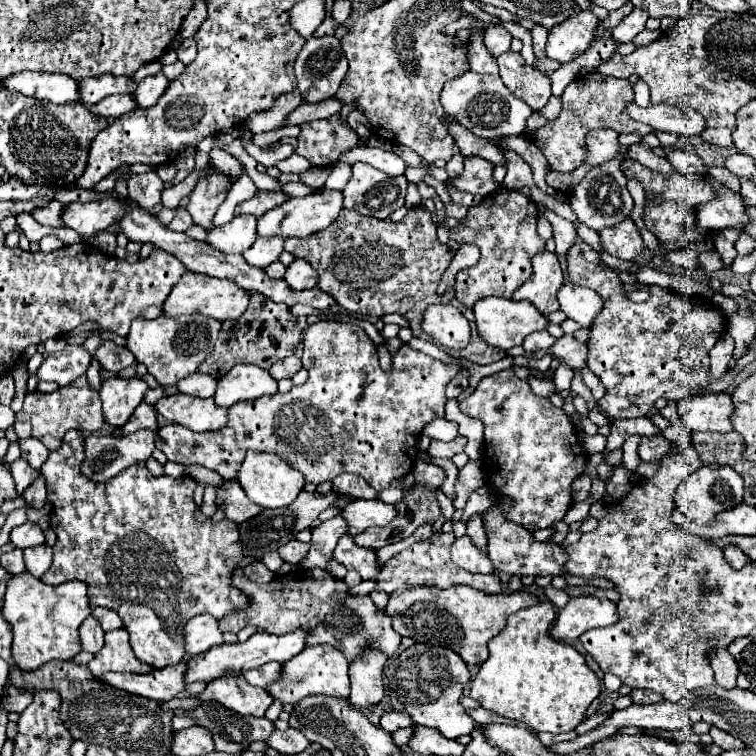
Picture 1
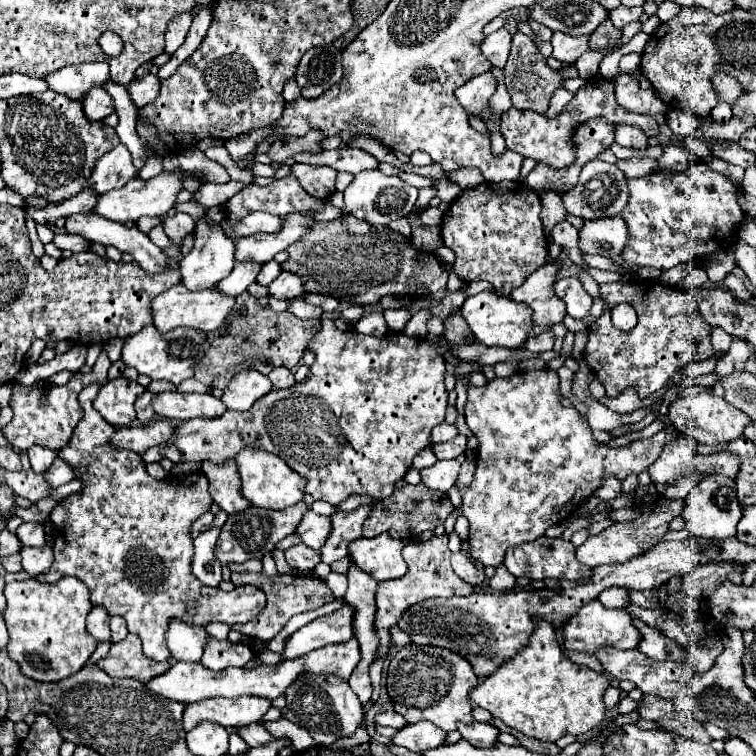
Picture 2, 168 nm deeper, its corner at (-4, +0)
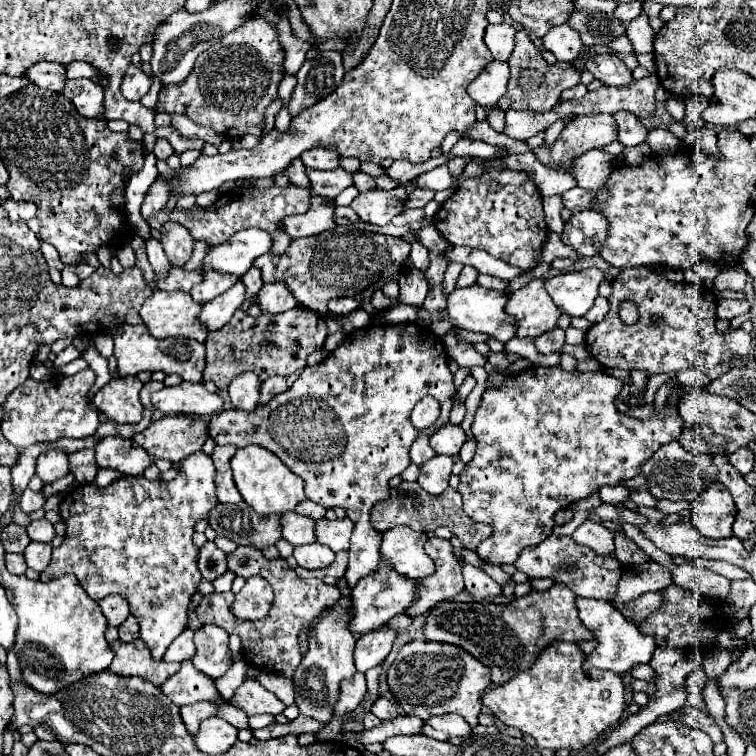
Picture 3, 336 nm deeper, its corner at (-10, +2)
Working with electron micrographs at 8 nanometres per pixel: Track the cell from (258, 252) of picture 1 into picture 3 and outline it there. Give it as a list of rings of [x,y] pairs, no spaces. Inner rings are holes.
[[[238,281],[234,287],[230,287],[230,291],[218,295],[216,299],[208,301],[202,305],[202,311],[198,315],[198,323],[202,327],[206,327],[208,331],[218,331],[220,327],[224,327],[232,313],[244,303],[244,283]]]

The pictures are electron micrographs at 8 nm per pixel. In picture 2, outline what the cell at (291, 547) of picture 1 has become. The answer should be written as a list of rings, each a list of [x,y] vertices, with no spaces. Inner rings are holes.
[[[302,543],[286,549],[284,553],[286,553],[288,565],[298,569],[298,571],[314,569],[320,563],[320,553],[314,553],[314,549],[310,549],[308,545],[302,545]]]

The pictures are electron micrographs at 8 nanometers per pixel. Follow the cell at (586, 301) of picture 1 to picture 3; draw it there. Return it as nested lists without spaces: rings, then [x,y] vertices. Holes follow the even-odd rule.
[[[596,267],[576,273],[560,273],[544,281],[546,293],[552,301],[570,317],[584,317],[598,297],[598,285],[604,281],[604,273]]]

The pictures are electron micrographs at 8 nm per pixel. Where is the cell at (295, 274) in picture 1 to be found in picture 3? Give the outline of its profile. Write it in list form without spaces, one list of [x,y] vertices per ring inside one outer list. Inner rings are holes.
[[[268,283],[258,291],[256,305],[264,311],[264,315],[278,315],[282,311],[296,307],[298,303],[284,283]]]

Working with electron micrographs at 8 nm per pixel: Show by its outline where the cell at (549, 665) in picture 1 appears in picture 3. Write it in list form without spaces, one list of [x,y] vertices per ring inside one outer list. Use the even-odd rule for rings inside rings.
[[[552,643],[536,663],[512,681],[490,689],[482,703],[504,725],[536,739],[544,749],[582,751],[620,723],[626,707],[624,681],[610,671],[582,671],[586,655],[574,643]]]

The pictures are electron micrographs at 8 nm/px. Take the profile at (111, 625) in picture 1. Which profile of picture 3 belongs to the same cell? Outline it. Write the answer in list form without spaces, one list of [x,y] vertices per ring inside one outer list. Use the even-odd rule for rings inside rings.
[[[130,615],[130,617],[118,627],[118,637],[120,637],[120,641],[134,641],[134,639],[138,639],[138,635],[140,635],[138,621],[136,621],[134,615]]]

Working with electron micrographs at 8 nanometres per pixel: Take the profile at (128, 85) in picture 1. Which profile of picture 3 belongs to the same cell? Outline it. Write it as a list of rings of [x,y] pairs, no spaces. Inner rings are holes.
[[[40,61],[40,63],[32,65],[32,67],[28,67],[24,77],[30,83],[34,83],[36,87],[50,89],[50,91],[56,91],[56,93],[60,93],[64,89],[64,83],[66,83],[64,65],[48,63],[48,61]]]

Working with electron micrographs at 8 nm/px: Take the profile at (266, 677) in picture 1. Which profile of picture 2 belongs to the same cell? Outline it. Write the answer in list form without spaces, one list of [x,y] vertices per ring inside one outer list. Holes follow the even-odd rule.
[[[210,639],[202,657],[202,665],[212,671],[222,671],[226,667],[244,667],[254,659],[256,655],[244,643],[226,643],[226,641]]]

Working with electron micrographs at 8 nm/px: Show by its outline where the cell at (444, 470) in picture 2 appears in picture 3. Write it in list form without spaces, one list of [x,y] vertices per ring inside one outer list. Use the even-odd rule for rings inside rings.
[[[436,455],[420,465],[418,483],[430,495],[440,495],[448,487],[448,479],[452,473],[452,457]]]

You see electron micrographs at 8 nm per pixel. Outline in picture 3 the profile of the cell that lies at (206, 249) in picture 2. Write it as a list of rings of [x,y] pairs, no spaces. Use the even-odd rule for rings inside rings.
[[[204,271],[204,281],[200,285],[196,285],[190,291],[190,295],[196,303],[208,303],[214,297],[218,297],[220,293],[228,291],[238,281],[240,281],[240,277],[236,277],[236,275],[224,275],[218,271]]]

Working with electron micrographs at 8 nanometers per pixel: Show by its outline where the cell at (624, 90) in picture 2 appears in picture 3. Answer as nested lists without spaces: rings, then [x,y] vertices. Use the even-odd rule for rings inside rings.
[[[582,51],[578,57],[584,57],[584,67],[604,85],[620,87],[632,83],[632,71],[616,55],[586,55]]]

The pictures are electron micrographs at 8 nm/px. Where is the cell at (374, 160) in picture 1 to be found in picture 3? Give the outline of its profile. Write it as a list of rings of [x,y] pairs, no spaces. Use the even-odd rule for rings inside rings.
[[[314,147],[310,151],[304,151],[300,155],[300,159],[302,159],[302,163],[308,169],[336,169],[340,155],[336,151],[328,151],[328,149],[322,149],[322,147]]]

